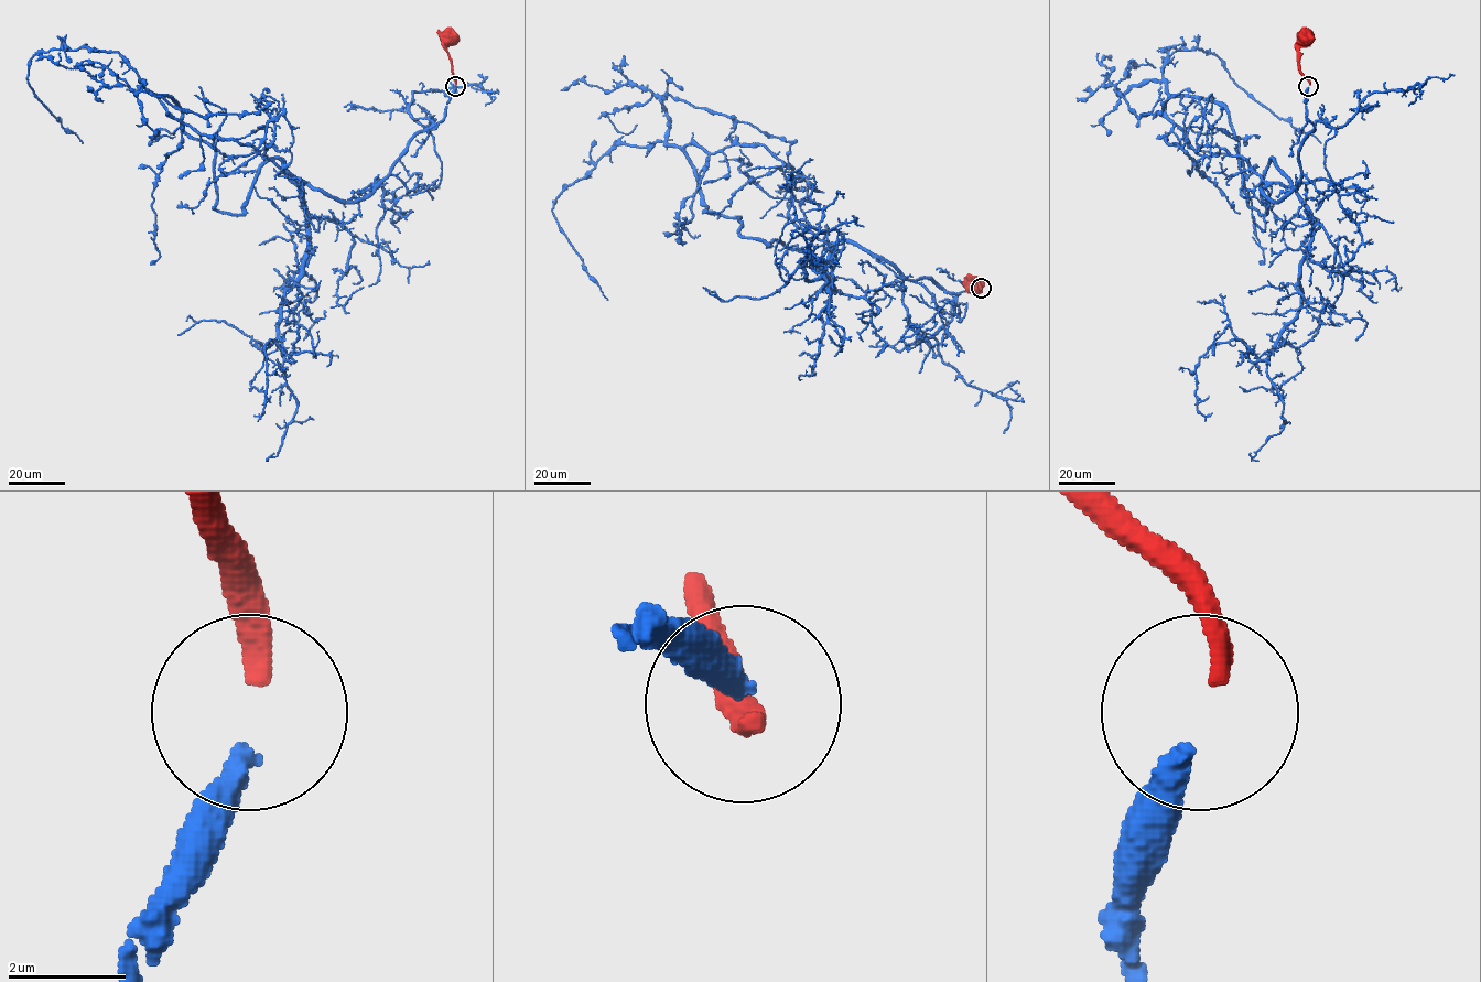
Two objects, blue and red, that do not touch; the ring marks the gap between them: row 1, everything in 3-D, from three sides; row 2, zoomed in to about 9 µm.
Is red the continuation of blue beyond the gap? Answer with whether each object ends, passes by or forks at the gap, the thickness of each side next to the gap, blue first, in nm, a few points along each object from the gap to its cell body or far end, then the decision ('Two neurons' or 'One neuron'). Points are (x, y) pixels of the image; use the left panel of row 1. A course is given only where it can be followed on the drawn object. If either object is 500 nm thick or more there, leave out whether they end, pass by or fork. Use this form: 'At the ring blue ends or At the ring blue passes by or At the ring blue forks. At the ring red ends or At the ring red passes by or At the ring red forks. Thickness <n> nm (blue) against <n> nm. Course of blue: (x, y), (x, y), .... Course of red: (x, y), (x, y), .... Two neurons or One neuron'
At the ring blue ends. At the ring red ends. Thickness 360 nm (blue) against 380 nm. Course of blue: (455, 87), (363, 197), (270, 158), (230, 214), (215, 150), (117, 52), (36, 53), (28, 82), (83, 143). Course of red: (455, 84), (445, 47), (452, 35), (449, 36). One neuron

